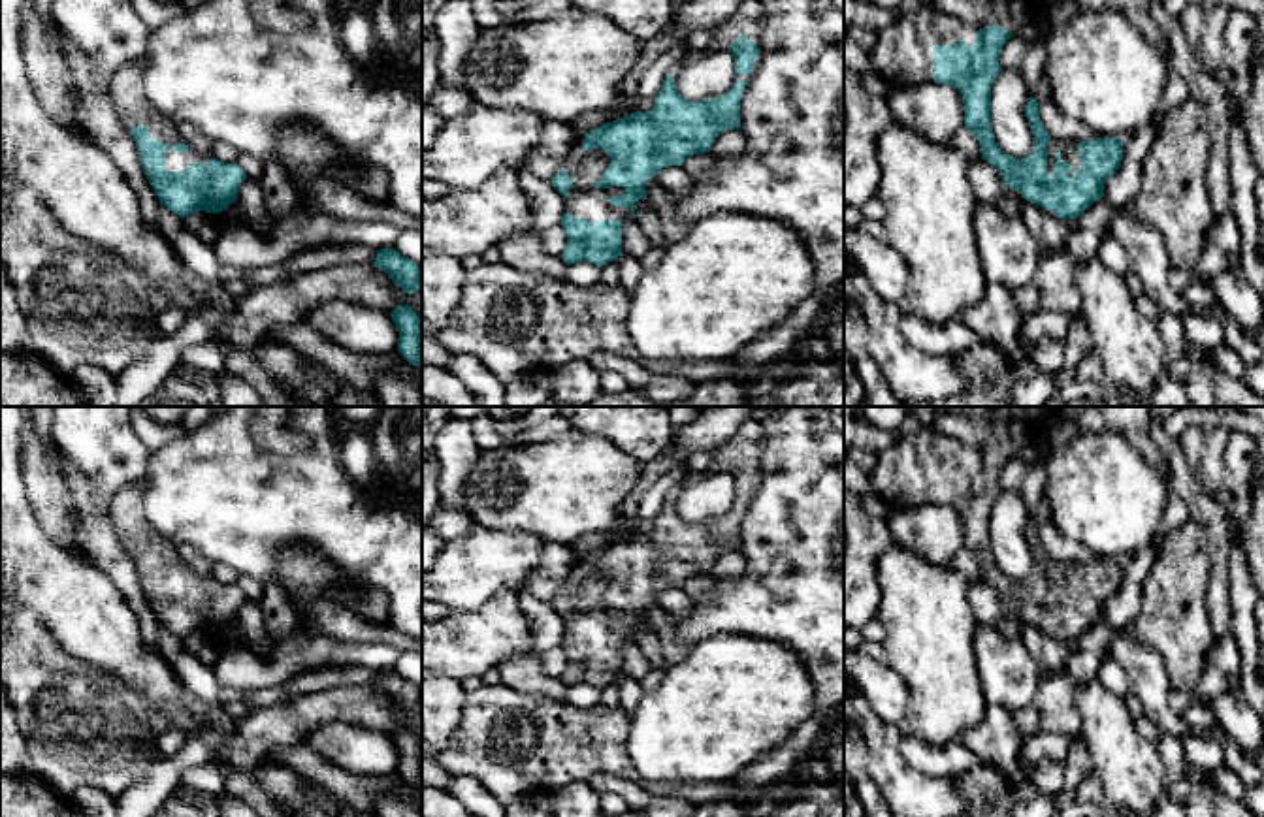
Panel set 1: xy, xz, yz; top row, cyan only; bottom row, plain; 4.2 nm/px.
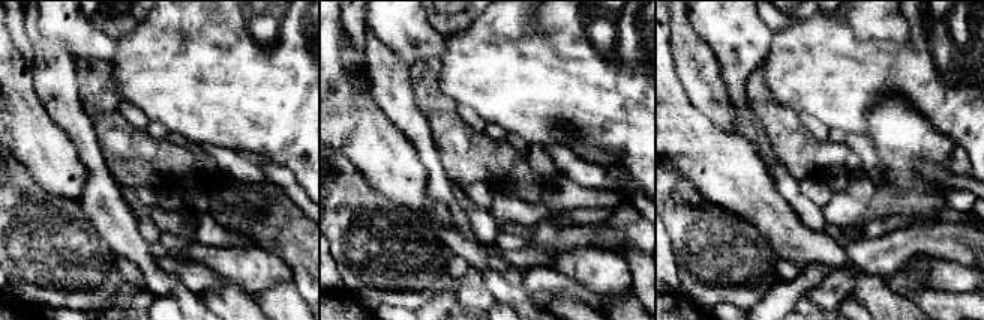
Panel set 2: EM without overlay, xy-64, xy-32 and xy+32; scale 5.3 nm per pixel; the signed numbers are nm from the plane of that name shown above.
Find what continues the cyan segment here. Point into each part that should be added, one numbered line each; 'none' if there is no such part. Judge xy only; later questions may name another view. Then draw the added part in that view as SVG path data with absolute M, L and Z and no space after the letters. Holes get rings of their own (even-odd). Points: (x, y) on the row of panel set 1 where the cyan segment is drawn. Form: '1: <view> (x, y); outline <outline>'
1: xy (127, 89); outline M145 60L124 64L109 83L111 100L122 126L130 132L134 126L147 126L154 141L168 145L166 169L168 173L185 171L188 166L209 164L211 156L198 154L177 132L175 122L156 109L143 88Z

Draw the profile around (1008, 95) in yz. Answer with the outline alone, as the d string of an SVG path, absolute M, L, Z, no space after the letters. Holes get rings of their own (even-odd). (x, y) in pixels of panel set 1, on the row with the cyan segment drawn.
M1017 68L1000 70L991 87L991 128L998 147L1021 160L1034 149L1034 134L1025 117L1030 94Z

